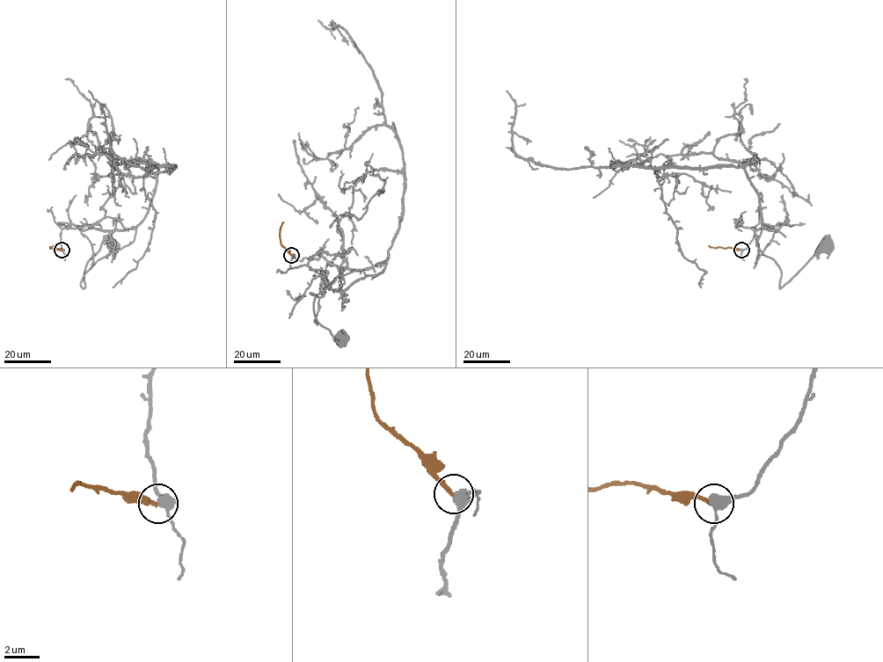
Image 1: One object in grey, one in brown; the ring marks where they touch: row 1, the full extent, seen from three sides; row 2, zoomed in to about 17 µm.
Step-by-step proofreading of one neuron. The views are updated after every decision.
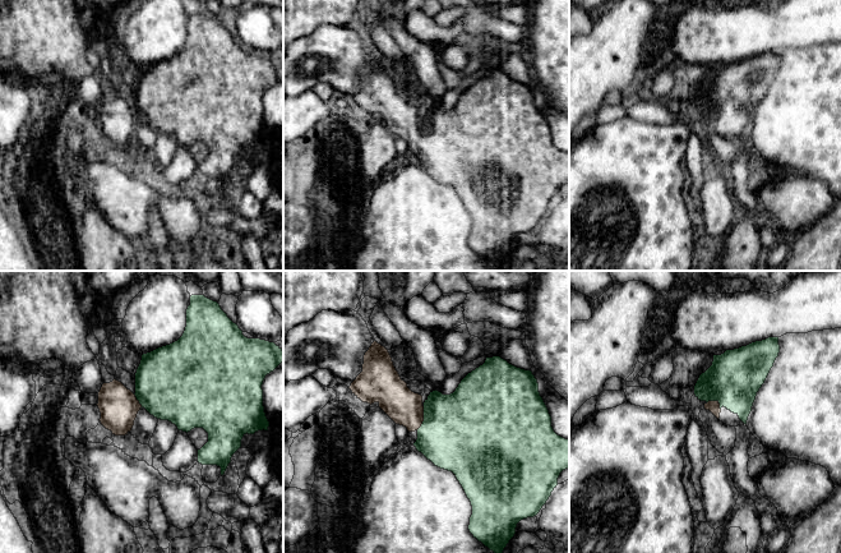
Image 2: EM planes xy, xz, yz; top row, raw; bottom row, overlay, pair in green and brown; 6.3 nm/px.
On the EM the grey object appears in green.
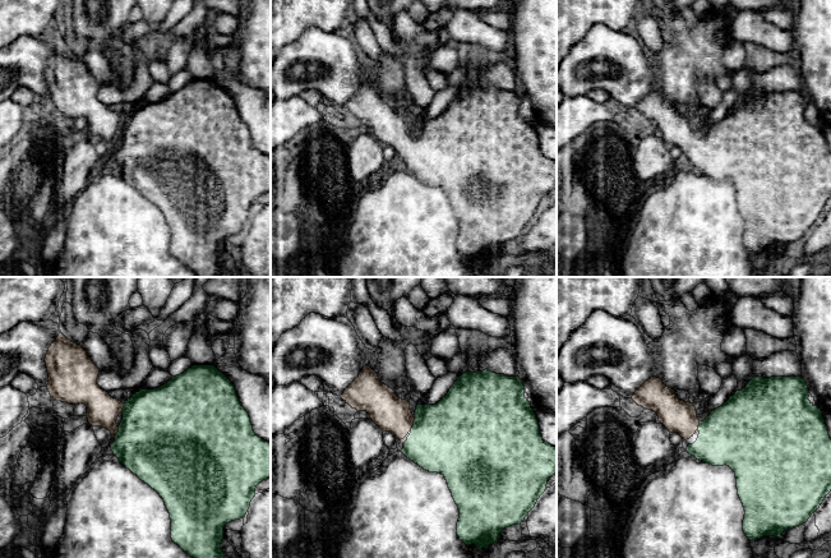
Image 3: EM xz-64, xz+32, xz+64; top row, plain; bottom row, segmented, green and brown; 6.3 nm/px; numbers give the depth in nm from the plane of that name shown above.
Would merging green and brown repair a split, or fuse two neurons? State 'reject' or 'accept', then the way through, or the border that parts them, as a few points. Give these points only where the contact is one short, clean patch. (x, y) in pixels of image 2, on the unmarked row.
accept | across xz (461, 146), (424, 132), (414, 130), (405, 121)

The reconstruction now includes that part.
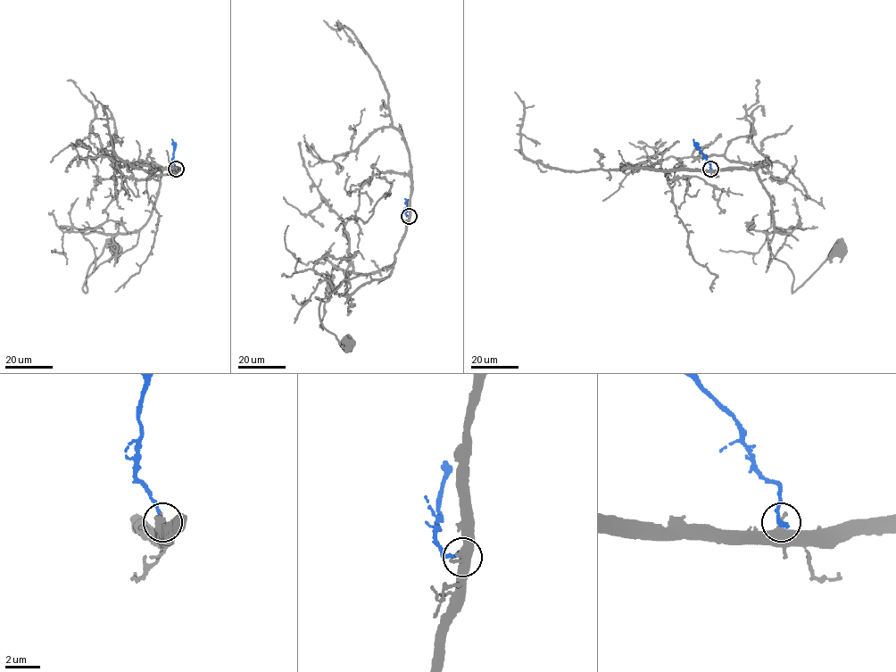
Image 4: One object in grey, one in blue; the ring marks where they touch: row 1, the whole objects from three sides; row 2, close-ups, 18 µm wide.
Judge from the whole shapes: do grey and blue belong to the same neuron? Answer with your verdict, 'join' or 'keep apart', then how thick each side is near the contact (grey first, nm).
keep apart | 480/280 nm

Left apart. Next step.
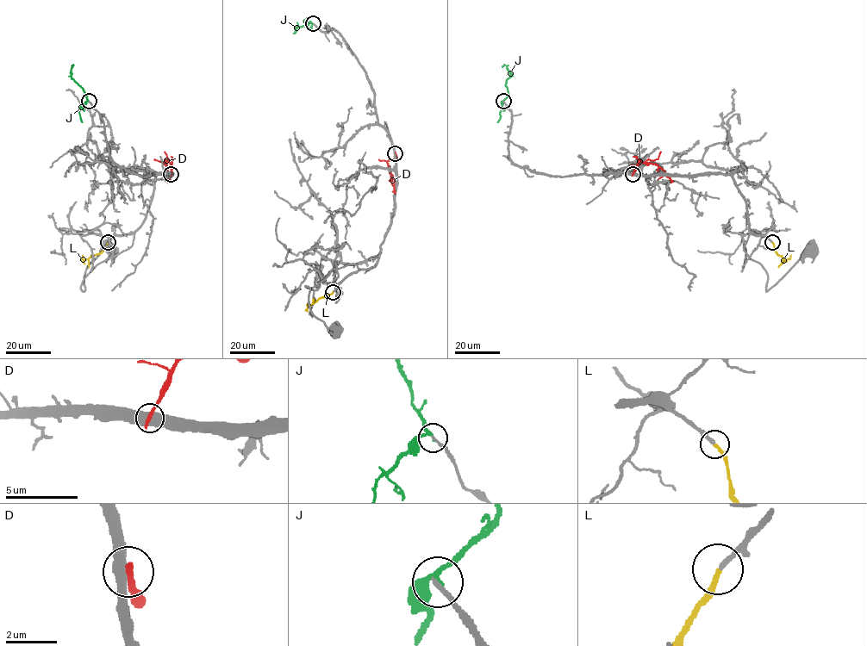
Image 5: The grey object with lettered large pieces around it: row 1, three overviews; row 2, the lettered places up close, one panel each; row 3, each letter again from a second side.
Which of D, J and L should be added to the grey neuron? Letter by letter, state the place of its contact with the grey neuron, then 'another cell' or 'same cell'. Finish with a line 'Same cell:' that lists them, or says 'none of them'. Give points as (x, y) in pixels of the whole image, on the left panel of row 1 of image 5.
D: (171, 174) | another cell
J: (89, 101) | same cell
L: (108, 242) | same cell
Same cell: J, L

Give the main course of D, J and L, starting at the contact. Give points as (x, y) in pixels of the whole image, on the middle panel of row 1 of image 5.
D: (395, 153), (396, 158), (387, 163), (395, 191), (392, 191)
J: (313, 23), (309, 28), (302, 26), (296, 31), (296, 22)
L: (333, 292), (308, 307), (308, 301)

